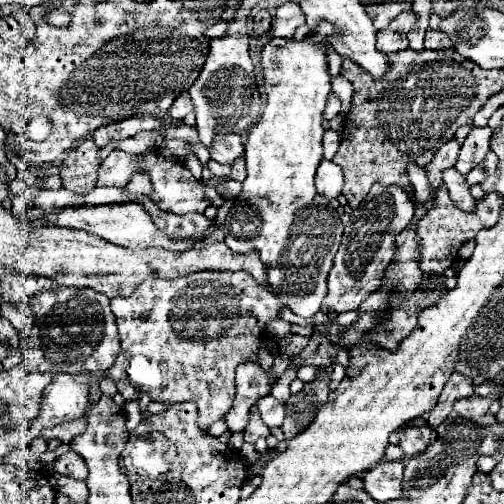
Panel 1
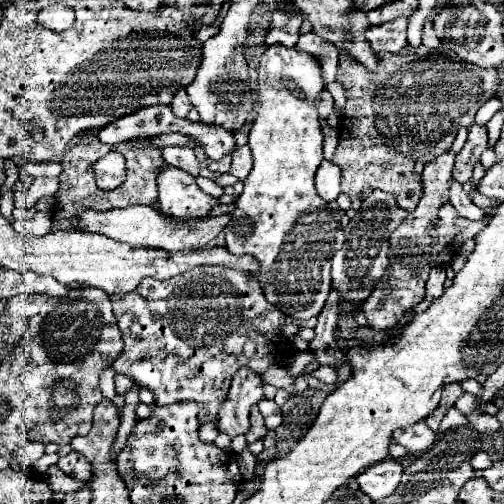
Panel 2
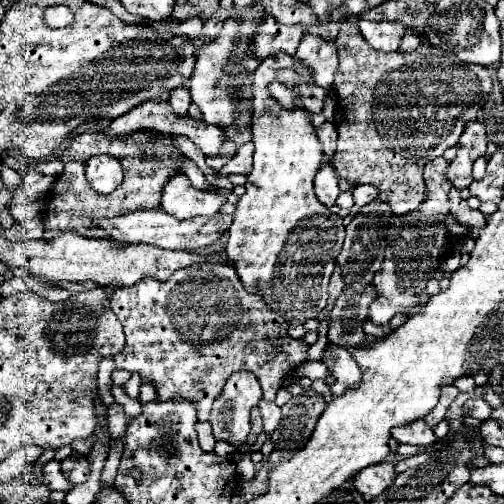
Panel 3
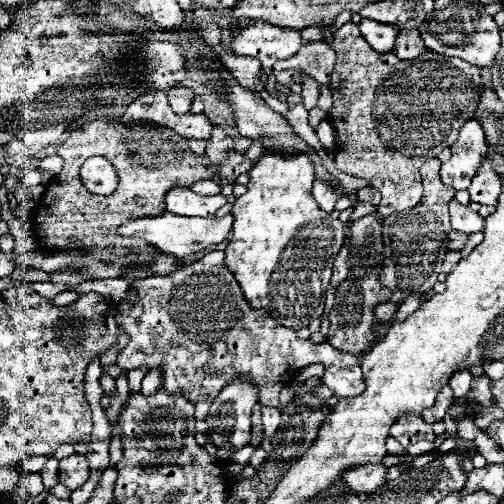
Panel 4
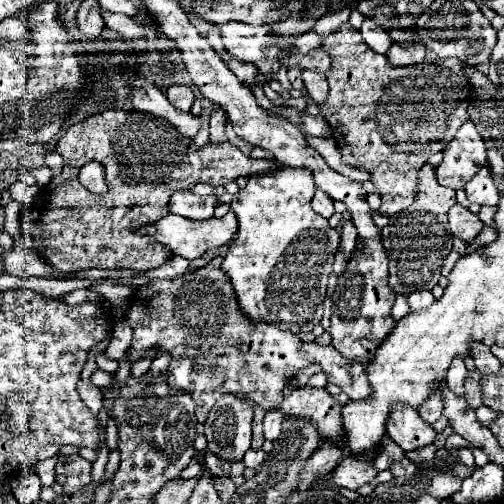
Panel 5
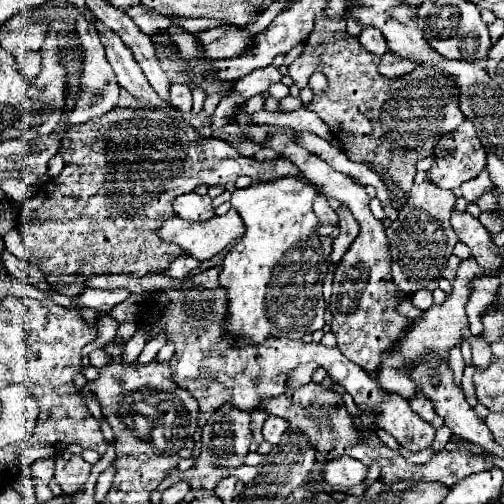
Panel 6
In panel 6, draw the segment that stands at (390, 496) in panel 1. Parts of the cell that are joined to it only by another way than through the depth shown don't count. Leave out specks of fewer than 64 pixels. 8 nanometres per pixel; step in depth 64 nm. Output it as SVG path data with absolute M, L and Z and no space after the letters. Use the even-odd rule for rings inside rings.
M340 456L328 460L328 464L322 464L322 480L330 486L342 484L342 486L354 486L364 482L368 468L360 460L352 460L350 456Z

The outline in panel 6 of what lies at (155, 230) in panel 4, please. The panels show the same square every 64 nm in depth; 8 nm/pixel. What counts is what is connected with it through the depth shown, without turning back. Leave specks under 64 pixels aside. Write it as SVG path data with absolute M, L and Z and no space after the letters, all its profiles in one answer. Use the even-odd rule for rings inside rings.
M230 208L224 216L214 216L206 222L188 222L184 218L170 218L158 230L166 242L174 242L190 252L192 258L208 260L228 248L230 242L244 236L244 222L240 214Z

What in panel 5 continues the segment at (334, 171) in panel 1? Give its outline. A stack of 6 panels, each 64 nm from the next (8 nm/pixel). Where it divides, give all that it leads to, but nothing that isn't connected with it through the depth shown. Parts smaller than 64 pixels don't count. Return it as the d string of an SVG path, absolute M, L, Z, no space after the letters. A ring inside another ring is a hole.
M316 190L314 200L312 200L312 208L314 208L316 214L320 214L326 220L330 220L330 216L334 214L334 202L332 202L332 198L326 192L322 192L322 190Z

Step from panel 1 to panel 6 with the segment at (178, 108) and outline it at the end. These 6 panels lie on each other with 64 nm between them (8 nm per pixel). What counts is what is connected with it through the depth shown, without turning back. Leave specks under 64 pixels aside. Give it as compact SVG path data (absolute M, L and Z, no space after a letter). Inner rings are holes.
M172 84L170 88L170 106L180 112L192 110L192 94L186 84Z

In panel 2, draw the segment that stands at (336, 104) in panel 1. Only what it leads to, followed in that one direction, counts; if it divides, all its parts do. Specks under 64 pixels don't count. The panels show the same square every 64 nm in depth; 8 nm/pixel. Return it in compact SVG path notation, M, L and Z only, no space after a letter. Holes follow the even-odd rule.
M328 90L320 92L320 108L318 108L320 118L326 118L326 116L332 112L332 108L334 108L334 100L332 100L330 92L328 92Z

